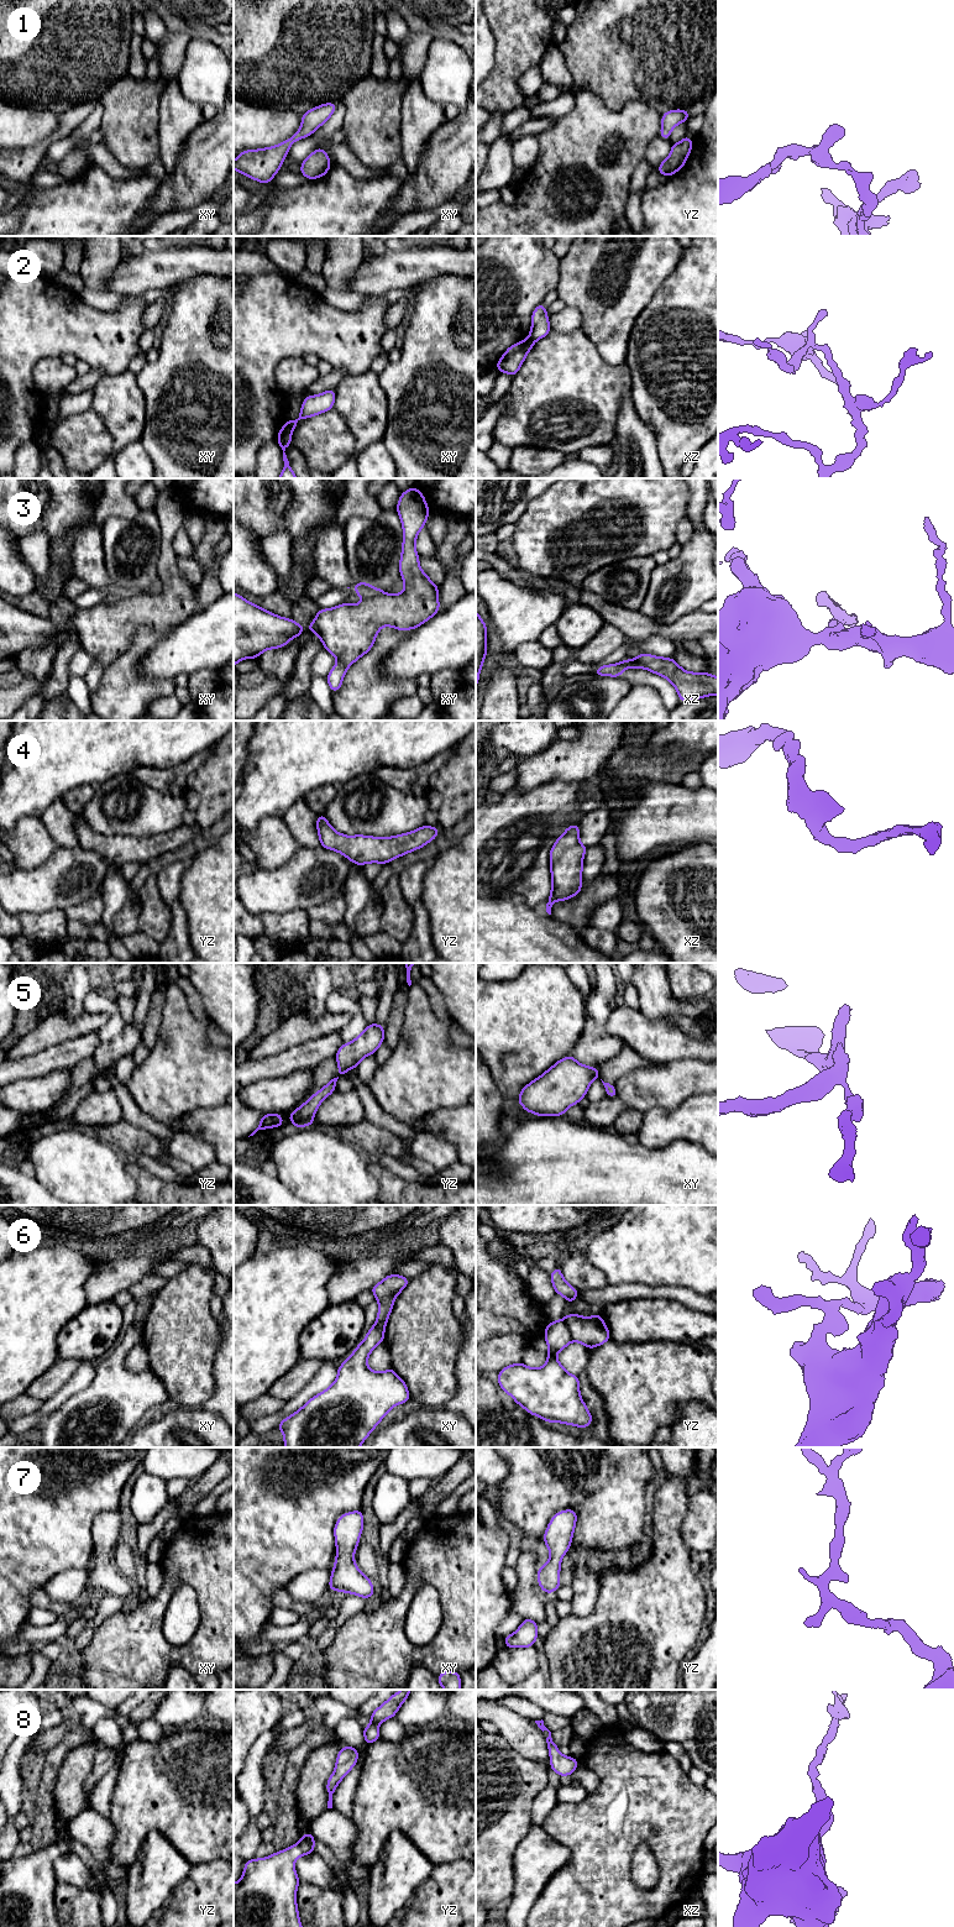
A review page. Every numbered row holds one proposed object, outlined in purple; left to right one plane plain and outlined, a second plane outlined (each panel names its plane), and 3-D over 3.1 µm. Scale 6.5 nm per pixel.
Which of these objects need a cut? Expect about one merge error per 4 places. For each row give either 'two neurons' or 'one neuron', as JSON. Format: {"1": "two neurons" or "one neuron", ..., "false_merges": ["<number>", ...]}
{"1": "one neuron", "2": "two neurons", "3": "two neurons", "4": "one neuron", "5": "one neuron", "6": "two neurons", "7": "one neuron", "8": "one neuron", "false_merges": ["2", "3", "6"]}

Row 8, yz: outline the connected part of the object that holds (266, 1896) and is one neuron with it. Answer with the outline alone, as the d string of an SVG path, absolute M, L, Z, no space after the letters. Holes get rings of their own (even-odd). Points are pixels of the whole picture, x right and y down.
M308 1831L303 1837L300 1837L299 1842L295 1845L287 1847L284 1850L277 1853L274 1852L271 1857L256 1859L245 1861L243 1874L238 1883L234 1883L234 1927L302 1927L302 1923L299 1921L299 1912L297 1907L297 1887L300 1884L300 1880L298 1879L294 1863L300 1855L313 1854L314 1853L314 1845L316 1840L311 1836L311 1833Z

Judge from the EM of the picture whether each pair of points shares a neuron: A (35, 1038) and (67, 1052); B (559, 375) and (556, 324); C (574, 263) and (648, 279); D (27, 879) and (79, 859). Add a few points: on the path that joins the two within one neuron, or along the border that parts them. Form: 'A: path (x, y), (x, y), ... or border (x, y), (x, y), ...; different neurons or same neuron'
A: border (80, 1035), (26, 1057); different neurons
B: border (580, 326), (565, 333), (551, 330); different neurons
C: path (583, 287), (604, 309), (624, 298); same neuron
D: path (40, 879), (59, 879), (67, 872); same neuron

